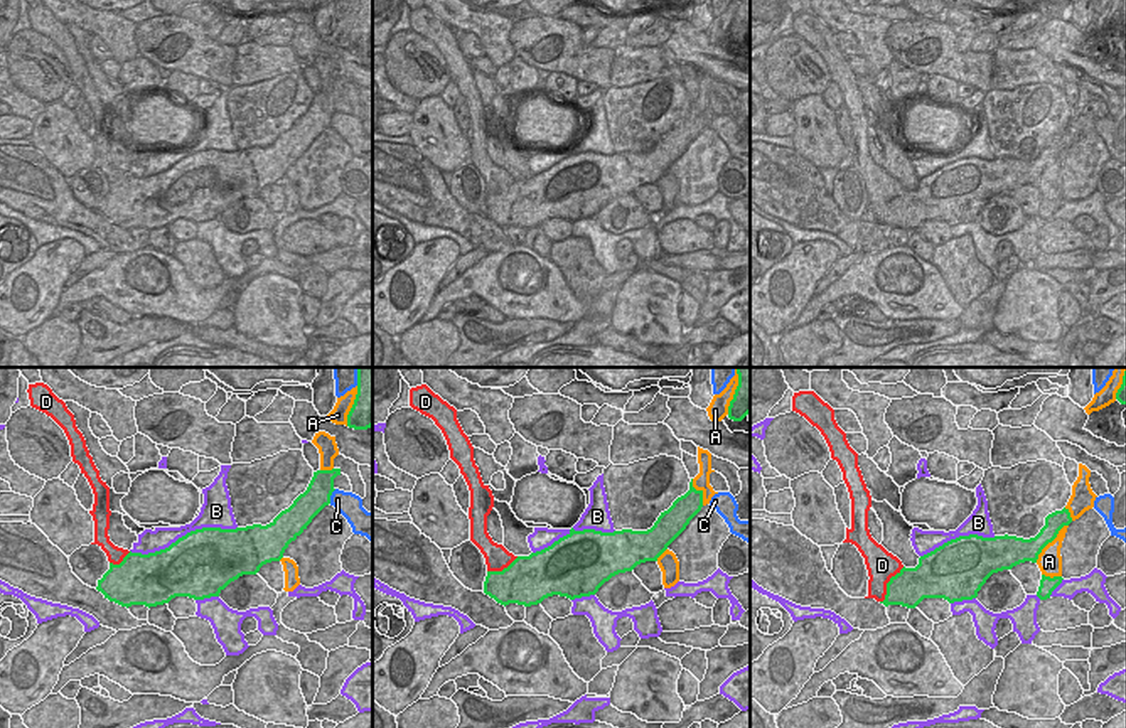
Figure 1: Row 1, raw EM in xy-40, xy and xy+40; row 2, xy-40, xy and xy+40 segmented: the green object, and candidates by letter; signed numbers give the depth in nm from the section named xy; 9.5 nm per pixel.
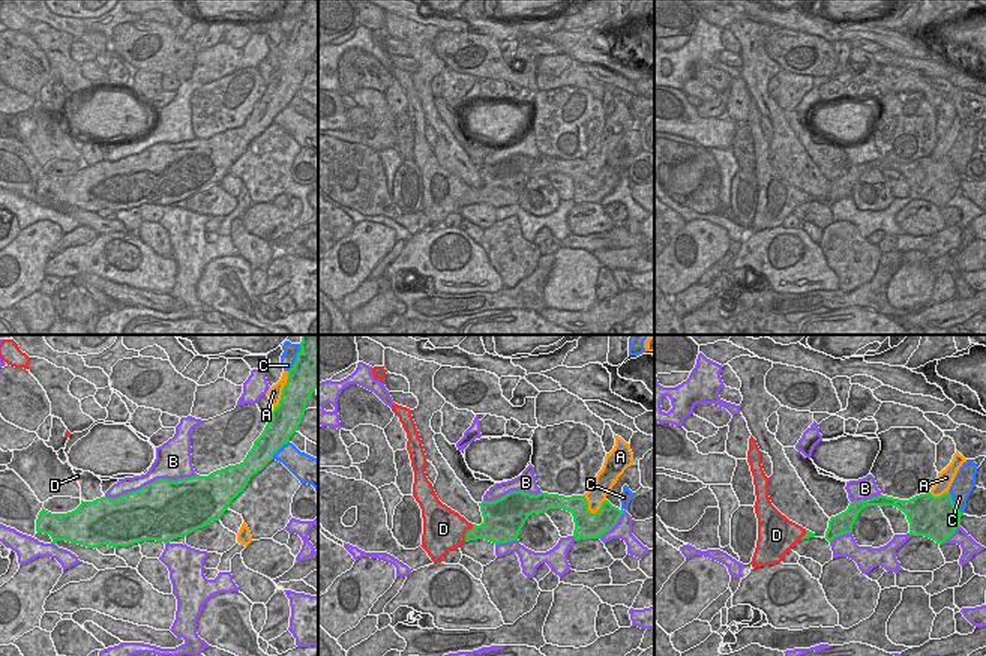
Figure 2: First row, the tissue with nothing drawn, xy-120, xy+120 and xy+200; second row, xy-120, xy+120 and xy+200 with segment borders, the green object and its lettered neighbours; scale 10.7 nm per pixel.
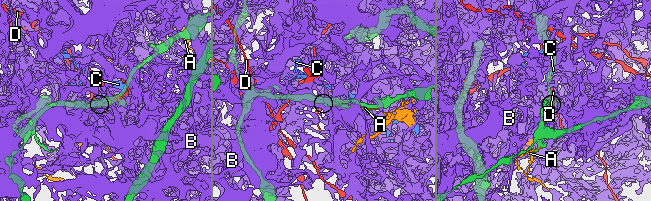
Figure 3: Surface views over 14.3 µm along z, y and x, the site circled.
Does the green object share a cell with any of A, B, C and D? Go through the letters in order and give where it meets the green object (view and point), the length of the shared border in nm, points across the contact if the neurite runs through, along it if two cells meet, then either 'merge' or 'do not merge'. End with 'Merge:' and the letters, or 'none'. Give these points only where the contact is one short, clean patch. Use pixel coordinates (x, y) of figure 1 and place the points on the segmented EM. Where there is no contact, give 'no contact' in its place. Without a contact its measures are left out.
A: xy+40 (1049, 541) | 480 nm | do not merge
B: xy-40 (182, 536) | 1050 nm | do not merge
C: xy-40 (331, 494) | 160 nm | do not merge
D: xy+40 (887, 583) | 420 nm | do not merge
Merge: none

